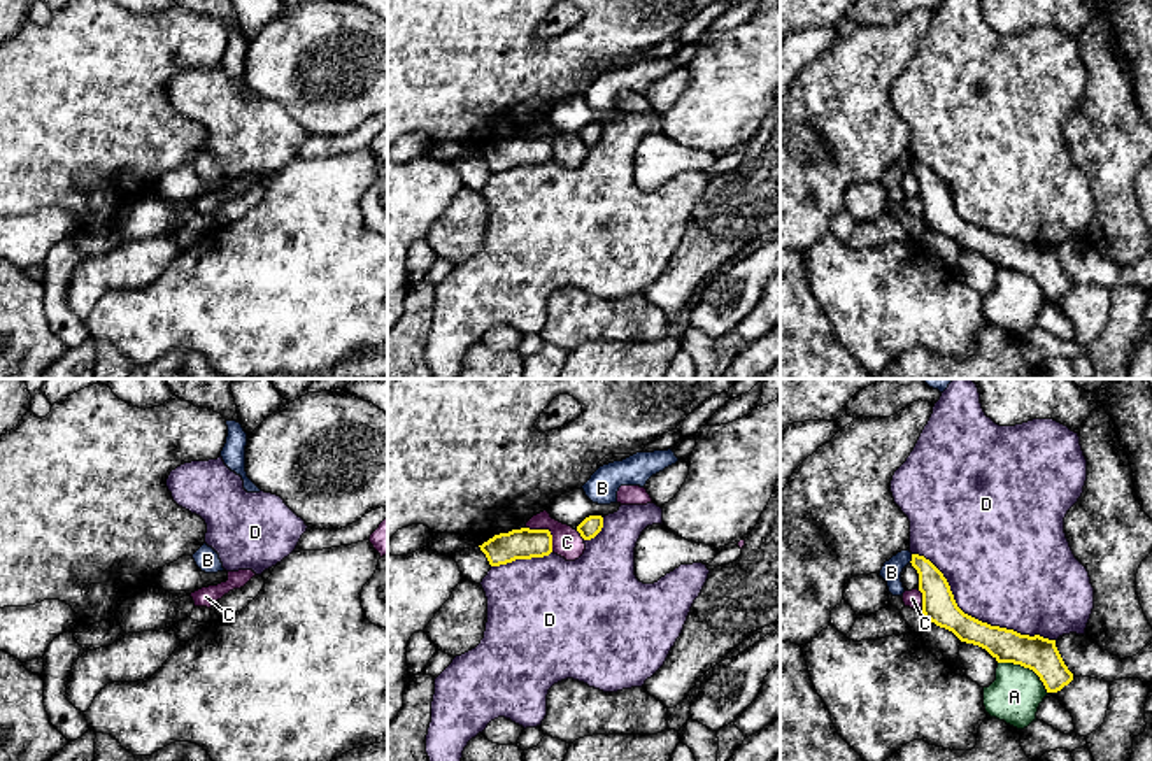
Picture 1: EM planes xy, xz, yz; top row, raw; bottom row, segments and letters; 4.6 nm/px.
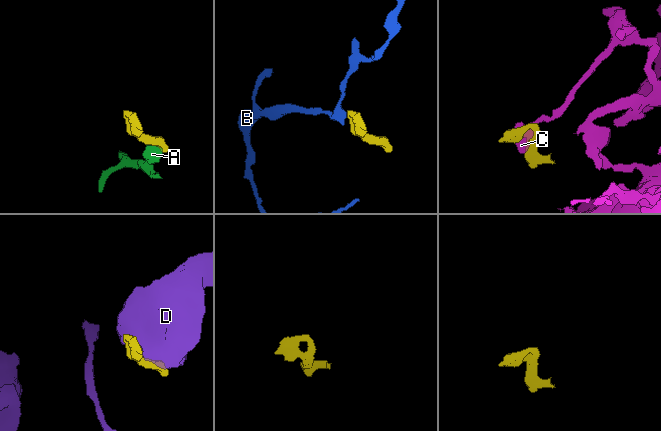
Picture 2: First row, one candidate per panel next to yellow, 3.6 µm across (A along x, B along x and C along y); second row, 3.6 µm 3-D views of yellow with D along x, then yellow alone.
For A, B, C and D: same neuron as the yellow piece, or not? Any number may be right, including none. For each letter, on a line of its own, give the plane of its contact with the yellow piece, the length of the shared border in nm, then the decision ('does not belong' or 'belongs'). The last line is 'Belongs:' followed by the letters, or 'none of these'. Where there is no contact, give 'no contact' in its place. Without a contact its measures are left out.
A: contact in yz; length 280 nm; does not belong
B: contact in yz; length 40 nm; does not belong
C: contact in xz; length 170 nm; does not belong
D: contact in yz; length 750 nm; does not belong
Belongs: none of these

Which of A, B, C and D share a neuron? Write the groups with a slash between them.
A / B / C / D

